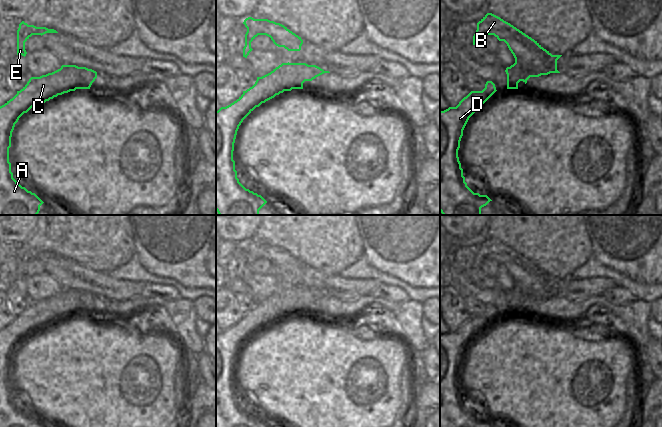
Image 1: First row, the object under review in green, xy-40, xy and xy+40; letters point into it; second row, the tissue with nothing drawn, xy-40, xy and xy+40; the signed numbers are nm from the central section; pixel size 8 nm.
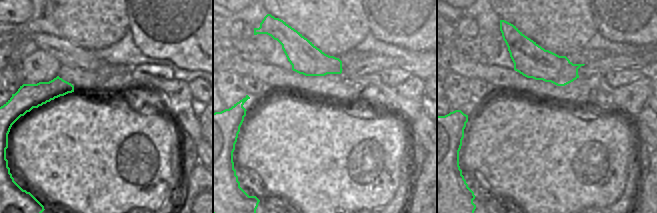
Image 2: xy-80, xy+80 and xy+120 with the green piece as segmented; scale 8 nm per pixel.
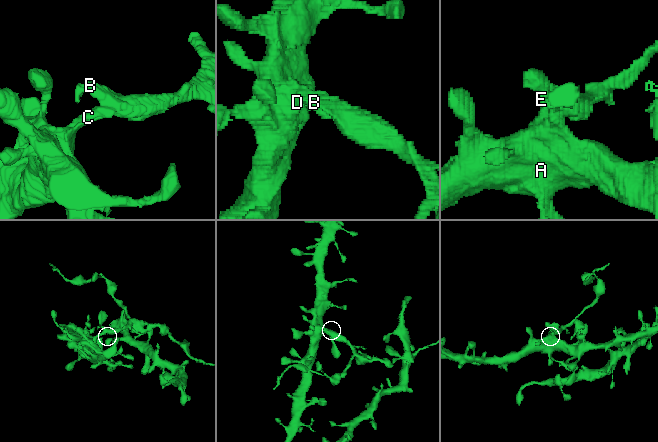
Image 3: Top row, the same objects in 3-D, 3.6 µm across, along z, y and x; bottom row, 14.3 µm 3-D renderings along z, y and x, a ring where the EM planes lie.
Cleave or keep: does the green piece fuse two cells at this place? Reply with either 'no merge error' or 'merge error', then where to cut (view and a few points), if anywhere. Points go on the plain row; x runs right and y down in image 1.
merge error | xy+40 (515, 286), (530, 296), (540, 299)

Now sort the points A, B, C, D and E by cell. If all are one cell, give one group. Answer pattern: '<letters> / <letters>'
A C D / B E

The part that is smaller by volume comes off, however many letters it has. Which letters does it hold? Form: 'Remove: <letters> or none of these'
Remove: B, E

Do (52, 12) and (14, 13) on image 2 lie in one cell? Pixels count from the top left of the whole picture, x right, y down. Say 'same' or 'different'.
different

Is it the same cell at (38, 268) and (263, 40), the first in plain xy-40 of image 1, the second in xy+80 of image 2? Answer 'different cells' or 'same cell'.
same cell

